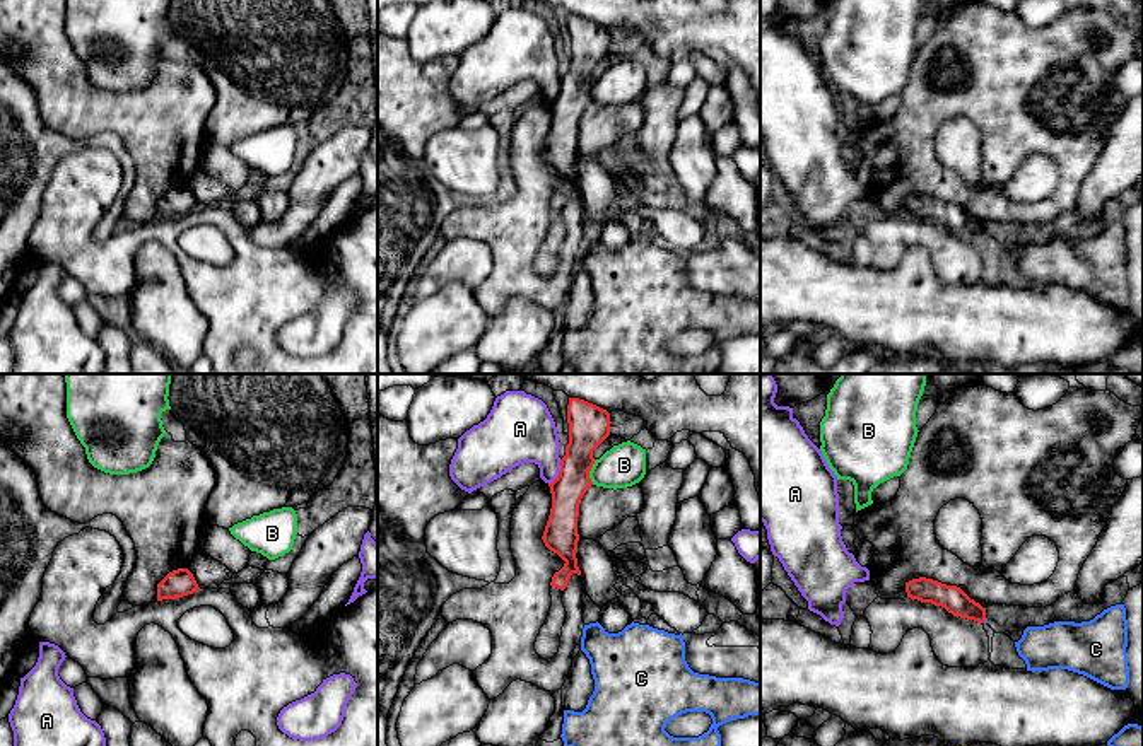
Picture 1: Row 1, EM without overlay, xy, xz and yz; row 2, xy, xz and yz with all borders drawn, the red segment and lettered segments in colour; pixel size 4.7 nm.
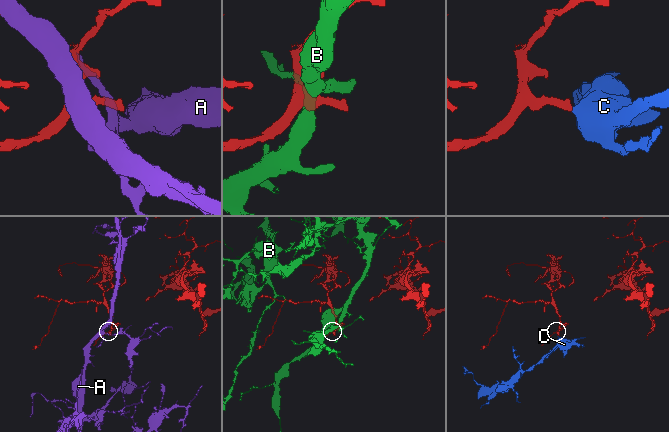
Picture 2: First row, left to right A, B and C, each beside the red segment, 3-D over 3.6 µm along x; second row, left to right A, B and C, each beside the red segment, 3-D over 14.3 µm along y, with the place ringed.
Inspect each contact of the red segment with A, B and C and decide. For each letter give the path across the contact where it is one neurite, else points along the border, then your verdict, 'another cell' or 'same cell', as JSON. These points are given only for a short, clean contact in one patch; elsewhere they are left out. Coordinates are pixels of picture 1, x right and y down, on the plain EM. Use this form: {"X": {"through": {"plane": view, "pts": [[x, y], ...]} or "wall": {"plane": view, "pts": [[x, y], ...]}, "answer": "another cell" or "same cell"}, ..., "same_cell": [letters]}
{"A": {"wall": {"plane": "xz", "pts": [[561, 77], [561, 87], [549, 101]]}, "answer": "another cell"}, "B": {"answer": "another cell"}, "C": {"through": {"plane": "yz", "pts": [[954, 217], [984, 238], [986, 236]]}, "answer": "same cell"}, "same_cell": ["C"]}

